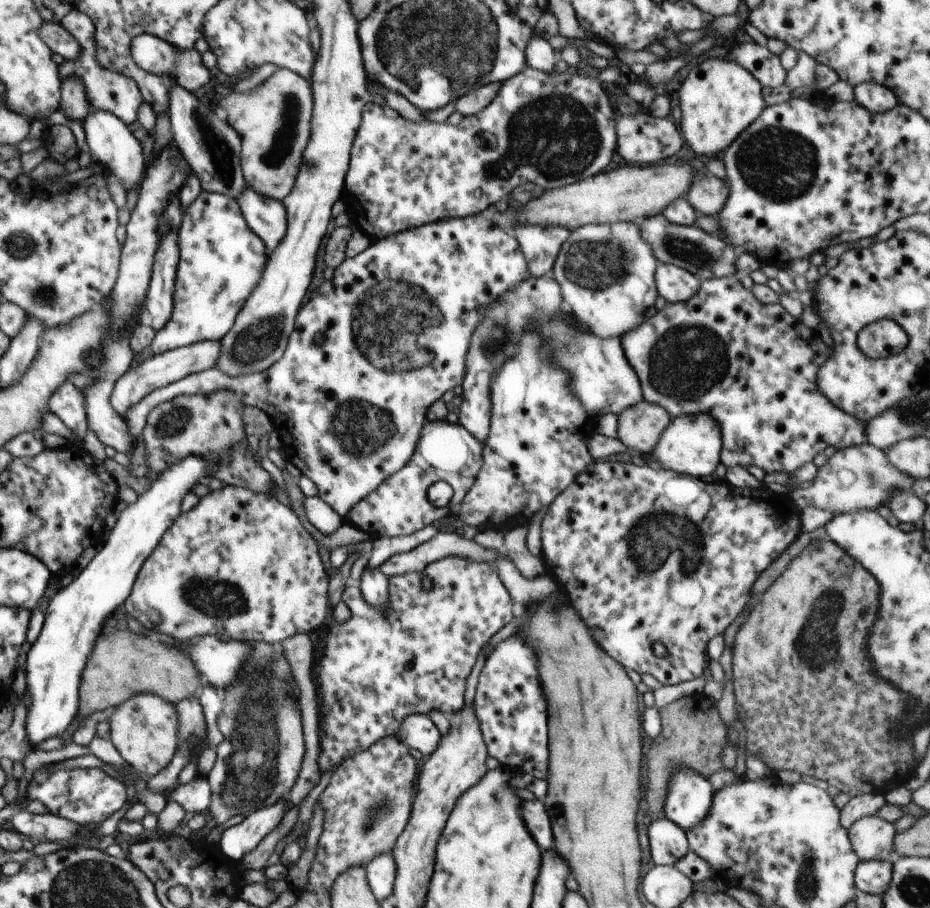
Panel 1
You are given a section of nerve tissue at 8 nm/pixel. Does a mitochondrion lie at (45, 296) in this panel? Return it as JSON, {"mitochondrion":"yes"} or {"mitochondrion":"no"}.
{"mitochondrion":"yes"}

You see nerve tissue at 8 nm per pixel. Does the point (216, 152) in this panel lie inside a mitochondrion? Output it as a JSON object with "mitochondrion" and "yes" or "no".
{"mitochondrion":"yes"}

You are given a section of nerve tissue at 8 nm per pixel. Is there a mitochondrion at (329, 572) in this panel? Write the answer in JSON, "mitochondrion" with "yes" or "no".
{"mitochondrion":"no"}

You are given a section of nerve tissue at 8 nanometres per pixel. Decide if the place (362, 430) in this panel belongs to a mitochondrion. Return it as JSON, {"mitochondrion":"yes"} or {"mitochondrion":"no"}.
{"mitochondrion":"yes"}

